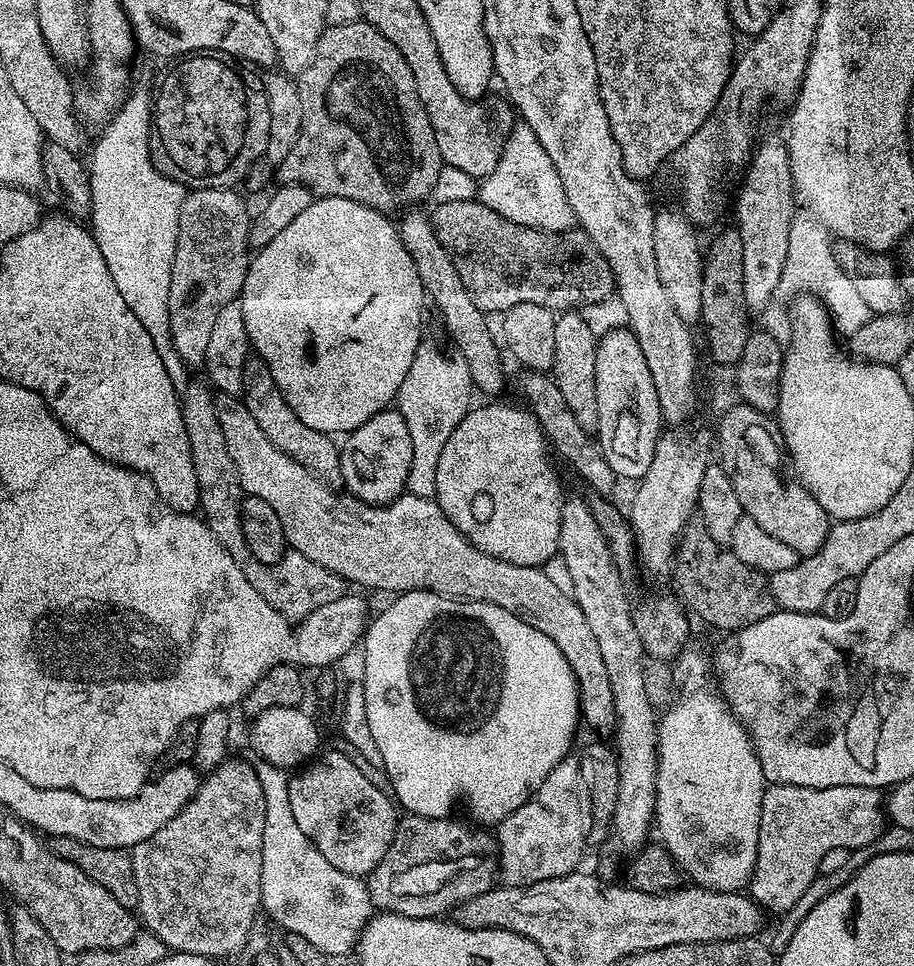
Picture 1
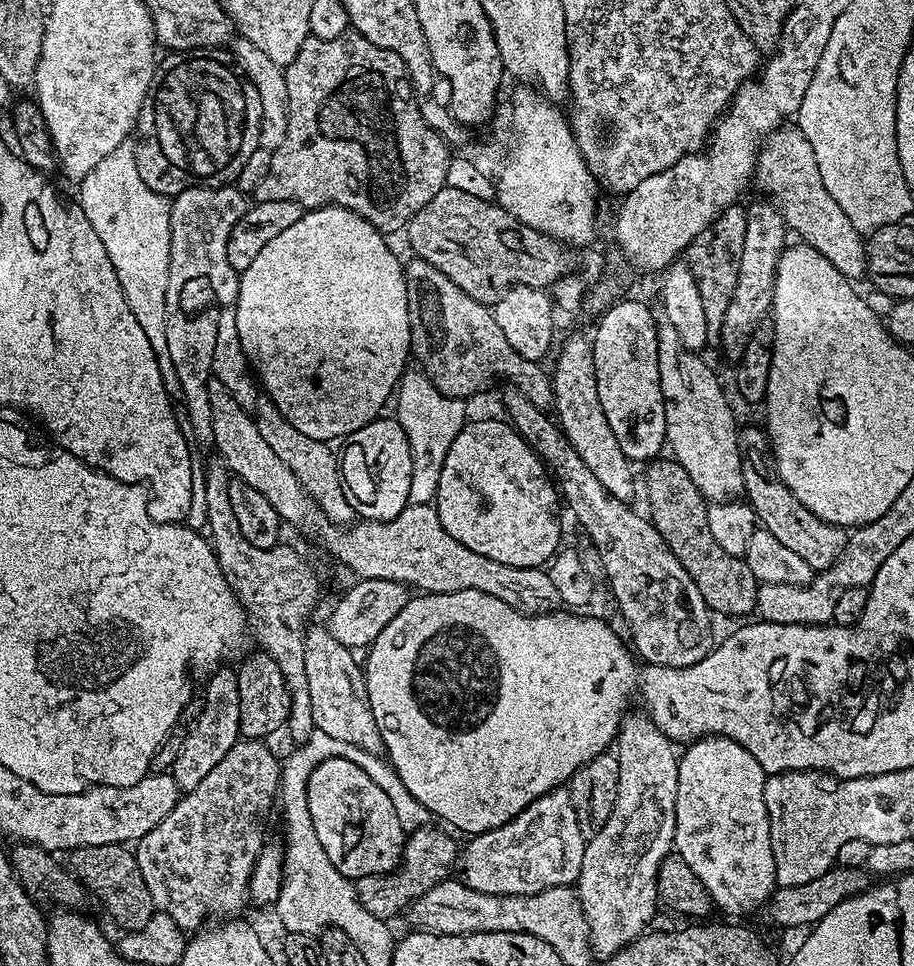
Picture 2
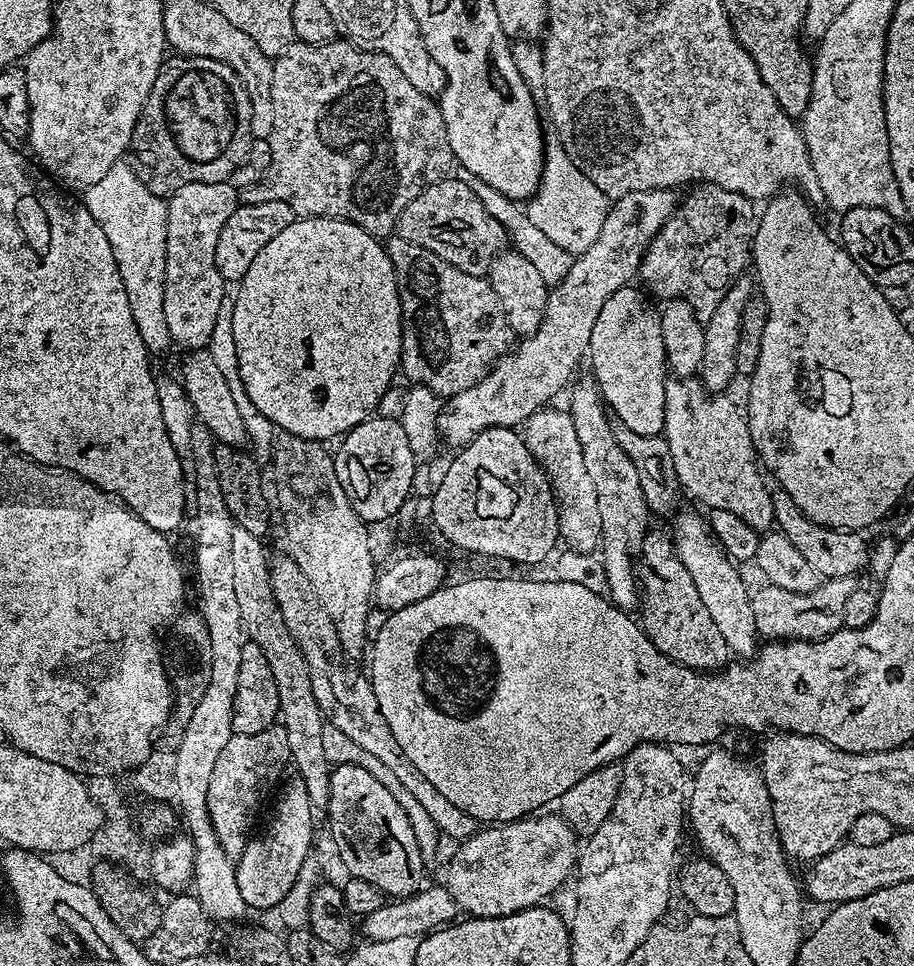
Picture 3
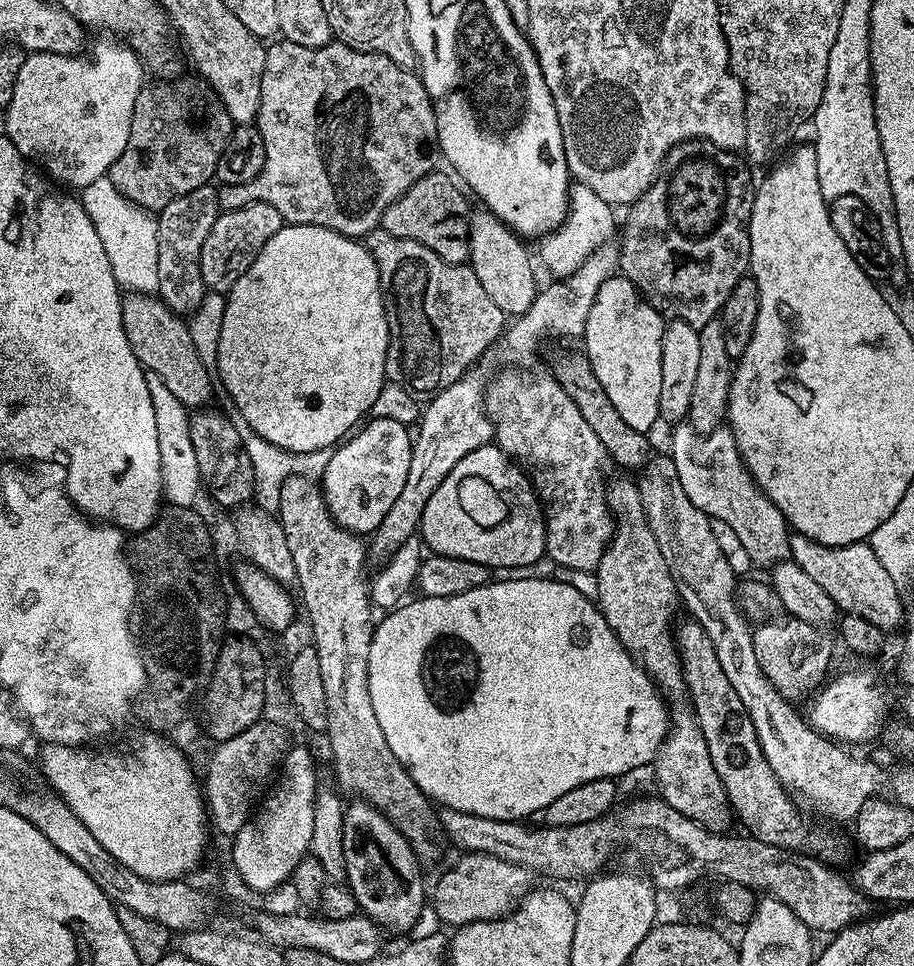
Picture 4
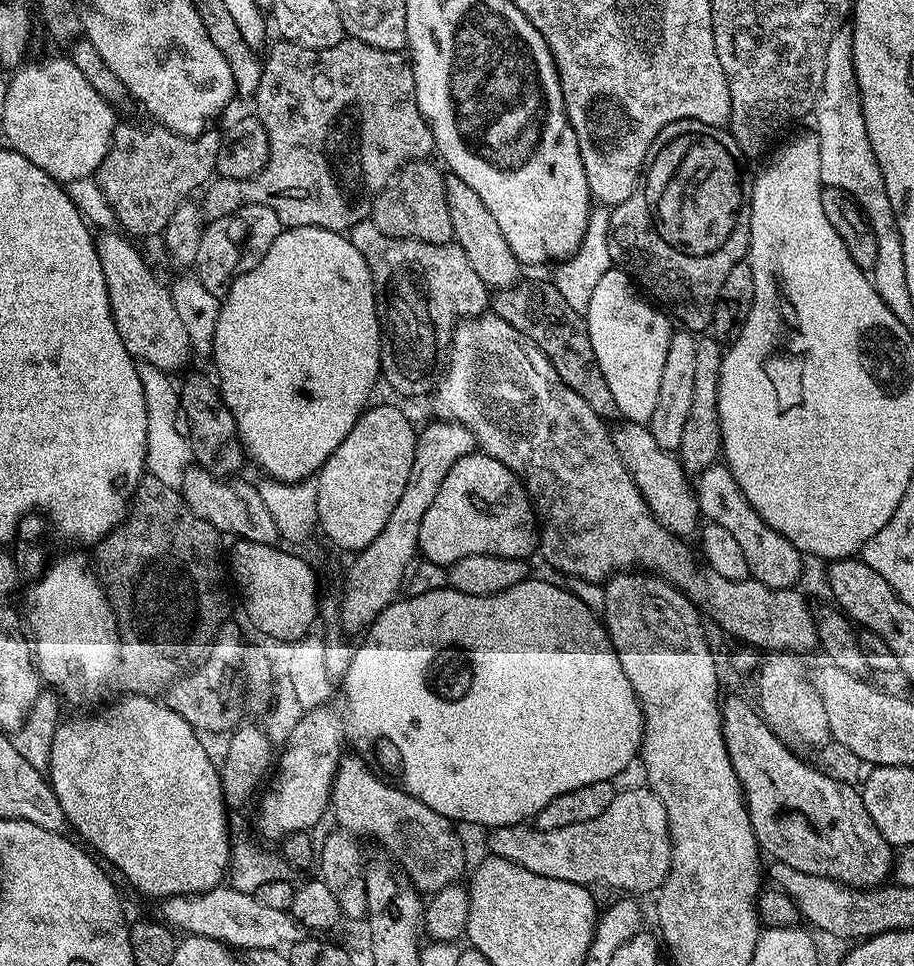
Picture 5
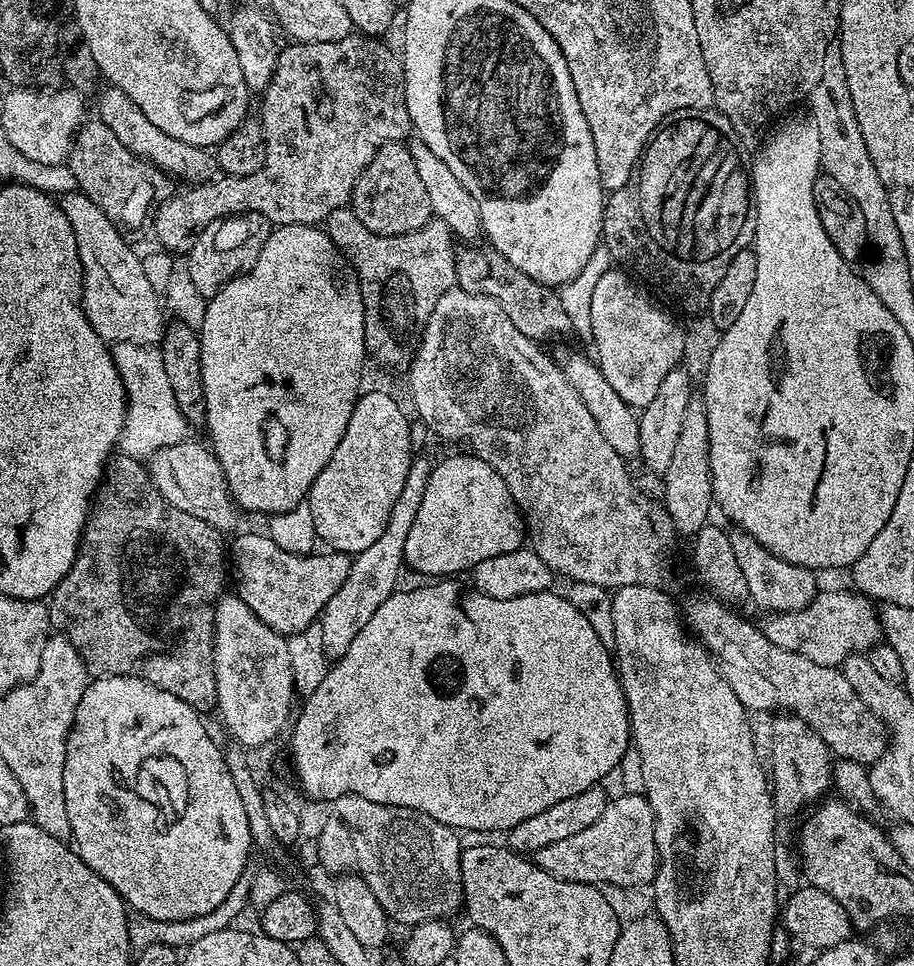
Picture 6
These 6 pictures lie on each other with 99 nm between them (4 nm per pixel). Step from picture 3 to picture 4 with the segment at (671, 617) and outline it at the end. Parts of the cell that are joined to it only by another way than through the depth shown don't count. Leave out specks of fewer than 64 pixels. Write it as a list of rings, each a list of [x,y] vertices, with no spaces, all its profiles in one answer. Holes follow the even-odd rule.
[[[691,618],[685,621],[681,628],[679,625],[675,629],[674,635],[676,648],[680,651],[680,664],[684,667],[686,692],[689,697],[692,695],[690,708],[700,724],[706,750],[710,750],[714,770],[718,770],[718,778],[722,782],[724,793],[728,795],[728,803],[748,827],[747,835],[767,844],[789,848],[792,852],[815,856],[829,866],[840,866],[848,856],[847,842],[842,837],[835,836],[828,828],[811,828],[800,817],[801,809],[797,801],[788,795],[782,782],[778,782],[774,770],[770,770],[770,762],[762,752],[754,722],[750,714],[746,714],[742,698],[738,698],[734,686],[730,686],[726,679],[726,674],[718,663],[714,642],[710,642],[710,634],[706,634],[698,621]]]

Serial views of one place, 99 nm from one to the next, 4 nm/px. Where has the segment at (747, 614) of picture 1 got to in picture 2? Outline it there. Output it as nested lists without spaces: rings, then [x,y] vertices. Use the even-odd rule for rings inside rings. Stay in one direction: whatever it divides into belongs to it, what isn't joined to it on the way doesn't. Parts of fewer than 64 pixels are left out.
[[[656,458],[645,468],[648,468],[644,472],[644,486],[650,506],[649,519],[670,546],[674,558],[682,562],[686,574],[694,578],[694,586],[698,586],[698,594],[702,594],[708,609],[713,613],[721,612],[724,616],[751,613],[756,607],[758,587],[754,570],[750,570],[742,556],[726,554],[726,550],[714,542],[708,521],[709,501],[705,500],[698,486],[694,486],[689,474],[676,460]]]

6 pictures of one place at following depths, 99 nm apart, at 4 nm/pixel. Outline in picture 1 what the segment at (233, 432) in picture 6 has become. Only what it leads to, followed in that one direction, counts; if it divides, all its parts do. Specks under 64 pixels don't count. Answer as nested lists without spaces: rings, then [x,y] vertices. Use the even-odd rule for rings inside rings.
[[[316,198],[310,206],[306,206],[306,210],[302,210],[302,214],[298,214],[298,218],[294,218],[294,222],[290,222],[290,226],[286,226],[286,230],[281,230],[275,238],[270,238],[270,242],[266,242],[266,246],[249,259],[245,284],[238,299],[242,306],[242,318],[246,322],[251,351],[266,362],[278,390],[282,390],[282,398],[286,398],[290,410],[294,410],[294,414],[298,414],[298,418],[302,418],[302,422],[306,422],[310,430],[347,434],[374,418],[374,414],[385,411],[395,401],[402,386],[402,378],[406,378],[406,373],[410,371],[410,362],[414,362],[416,357],[422,339],[420,327],[424,324],[424,304],[426,308],[424,283],[422,278],[418,278],[414,258],[410,258],[406,246],[402,246],[399,227],[388,220],[391,219],[385,213],[350,198]]]

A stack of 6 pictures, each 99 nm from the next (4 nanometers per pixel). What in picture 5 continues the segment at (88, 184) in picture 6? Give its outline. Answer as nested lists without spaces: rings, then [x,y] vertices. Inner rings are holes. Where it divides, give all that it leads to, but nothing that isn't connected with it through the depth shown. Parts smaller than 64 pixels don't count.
[[[117,123],[112,132],[112,147],[94,173],[102,194],[106,194],[106,202],[110,202],[116,224],[124,227],[129,237],[159,237],[180,204],[192,196],[191,192],[199,193],[216,171],[220,145],[217,137],[179,136],[163,126],[151,127]]]

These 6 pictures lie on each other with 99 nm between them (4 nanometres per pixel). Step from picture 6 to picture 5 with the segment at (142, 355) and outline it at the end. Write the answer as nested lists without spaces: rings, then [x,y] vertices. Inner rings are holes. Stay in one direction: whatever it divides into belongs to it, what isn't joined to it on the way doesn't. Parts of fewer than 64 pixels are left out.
[[[146,363],[137,365],[139,381],[144,388],[147,404],[147,473],[160,482],[174,489],[179,489],[184,482],[185,470],[192,462],[192,449],[187,435],[180,427],[180,396],[179,389],[171,375],[158,370]],[[173,380],[173,382],[171,381]]]

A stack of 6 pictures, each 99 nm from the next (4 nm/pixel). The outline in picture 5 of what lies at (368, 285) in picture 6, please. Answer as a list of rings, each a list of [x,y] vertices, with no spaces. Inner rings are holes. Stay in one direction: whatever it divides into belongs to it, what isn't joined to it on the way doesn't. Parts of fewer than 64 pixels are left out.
[[[371,218],[358,222],[350,230],[350,239],[354,250],[358,250],[358,254],[362,254],[362,258],[366,262],[366,266],[372,275],[372,285],[376,291],[376,317],[380,319],[380,370],[383,383],[388,383],[394,391],[401,392],[404,396],[420,396],[423,392],[425,394],[431,393],[434,385],[439,381],[442,369],[448,359],[448,350],[452,347],[452,331],[456,329],[456,325],[461,318],[485,315],[490,304],[490,289],[482,282],[482,278],[478,278],[478,274],[474,274],[474,266],[470,266],[466,254],[460,249],[460,245],[455,242],[431,244],[430,242],[418,242],[417,240],[399,240],[393,236],[382,234],[382,230],[378,230],[378,226],[374,226]]]

